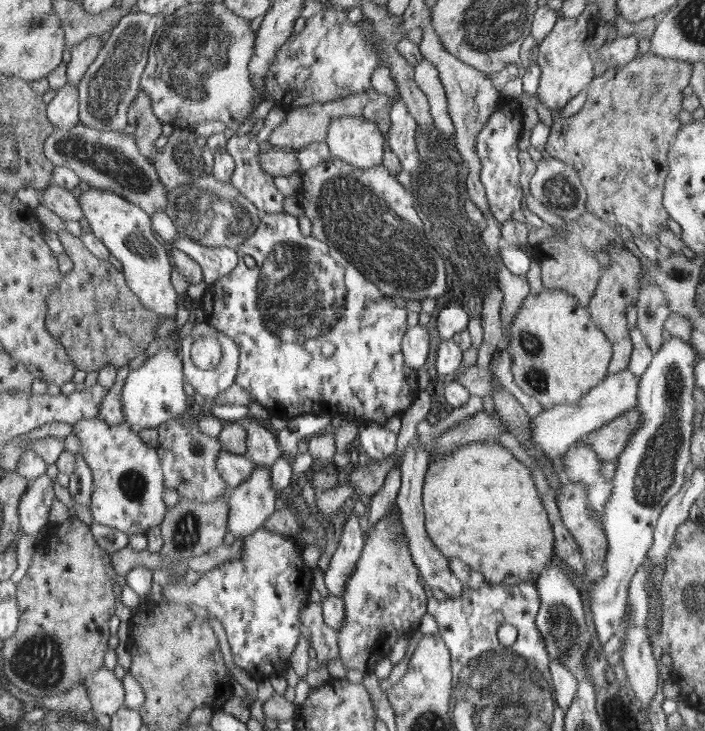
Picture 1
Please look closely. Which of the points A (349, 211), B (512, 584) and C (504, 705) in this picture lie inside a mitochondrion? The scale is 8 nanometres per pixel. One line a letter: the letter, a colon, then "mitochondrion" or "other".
A: mitochondrion
B: other
C: mitochondrion

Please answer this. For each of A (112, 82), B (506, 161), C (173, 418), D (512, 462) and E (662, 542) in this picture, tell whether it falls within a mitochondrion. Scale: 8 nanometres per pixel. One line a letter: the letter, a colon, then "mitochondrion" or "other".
A: mitochondrion
B: other
C: other
D: other
E: other

